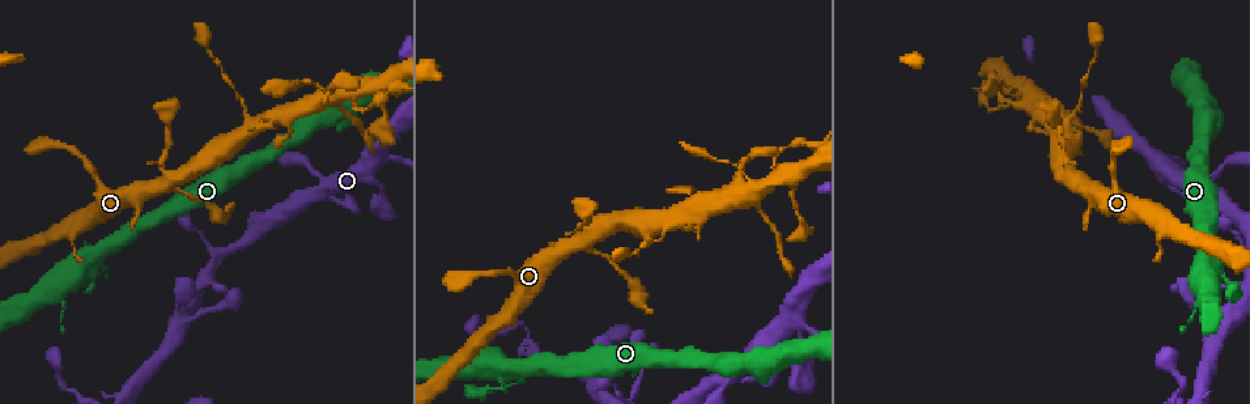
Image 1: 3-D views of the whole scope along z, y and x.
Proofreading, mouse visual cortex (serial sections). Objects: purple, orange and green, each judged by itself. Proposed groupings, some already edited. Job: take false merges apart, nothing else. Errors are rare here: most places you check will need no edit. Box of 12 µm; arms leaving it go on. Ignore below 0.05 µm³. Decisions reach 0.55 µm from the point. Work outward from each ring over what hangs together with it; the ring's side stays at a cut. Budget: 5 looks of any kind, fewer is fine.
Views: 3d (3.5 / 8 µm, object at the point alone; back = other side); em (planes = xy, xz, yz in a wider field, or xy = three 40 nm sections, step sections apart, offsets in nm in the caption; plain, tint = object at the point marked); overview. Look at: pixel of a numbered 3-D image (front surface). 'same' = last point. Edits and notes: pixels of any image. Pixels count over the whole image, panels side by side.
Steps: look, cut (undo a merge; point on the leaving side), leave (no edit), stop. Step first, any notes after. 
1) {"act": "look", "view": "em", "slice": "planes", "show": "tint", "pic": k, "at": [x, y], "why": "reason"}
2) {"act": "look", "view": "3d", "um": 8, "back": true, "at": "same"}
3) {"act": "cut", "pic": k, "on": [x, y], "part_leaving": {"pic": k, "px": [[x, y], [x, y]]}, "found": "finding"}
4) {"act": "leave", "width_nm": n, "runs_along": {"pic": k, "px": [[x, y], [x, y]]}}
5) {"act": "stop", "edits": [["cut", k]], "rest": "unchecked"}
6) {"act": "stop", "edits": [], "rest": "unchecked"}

{"act": "look", "view": "3d", "um": 8, "pic": 1, "at": [1081, 93], "why": "narrows sharply"}

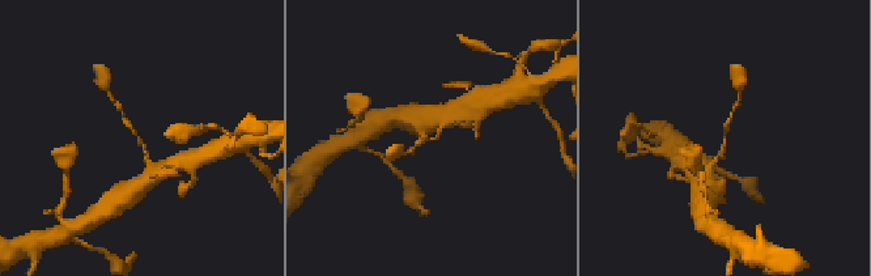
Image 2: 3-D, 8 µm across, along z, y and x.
{"act": "look", "view": "3d", "um": 3.5, "pic": 2, "at": [432, 138], "why": "closer look"}

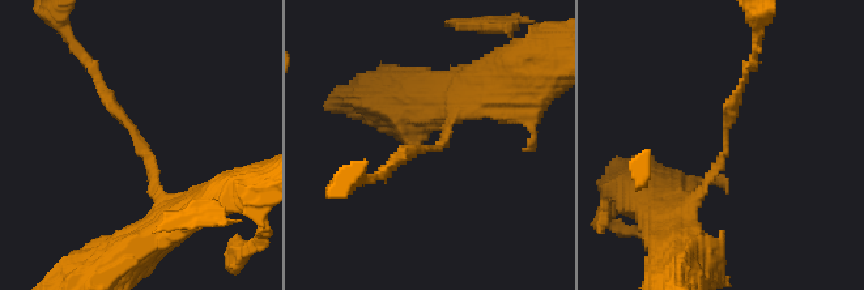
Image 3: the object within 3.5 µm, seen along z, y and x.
{"act": "look", "view": "em", "slice": "xy", "step": 1, "show": "tint", "pic": 3, "at": [430, 146], "arm_widths_nm": [150, 150]}

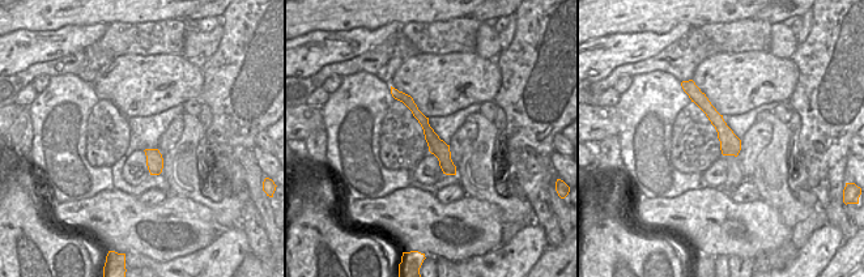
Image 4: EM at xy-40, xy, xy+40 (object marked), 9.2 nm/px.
{"act": "leave", "runs_along": {"pic": 4, "px": [[399, 94], [422, 119], [452, 171]]}, "found": "one cell here"}

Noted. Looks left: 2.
{"act": "look", "view": "3d", "um": 3.5, "pic": 1, "at": [1166, 180], "why": "small branch off a trunk"}

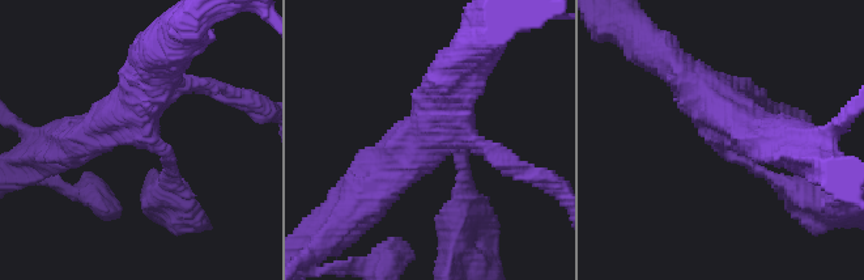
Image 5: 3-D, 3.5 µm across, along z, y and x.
{"act": "look", "view": "em", "slice": "planes", "show": "tint", "pic": 5, "at": [718, 139], "arms": 4, "arm_widths_nm": [150, 200, 500, 500], "why": "now the EM"}

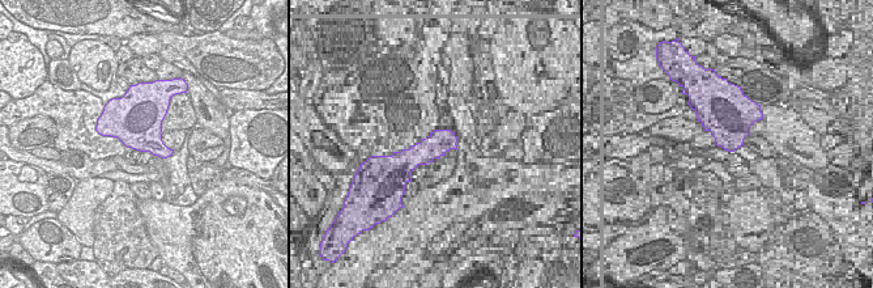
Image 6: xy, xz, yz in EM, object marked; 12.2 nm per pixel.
{"act": "leave", "found": "all the same cell"}

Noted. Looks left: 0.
{"act": "stop", "edits": [], "rest": "unchecked"}

